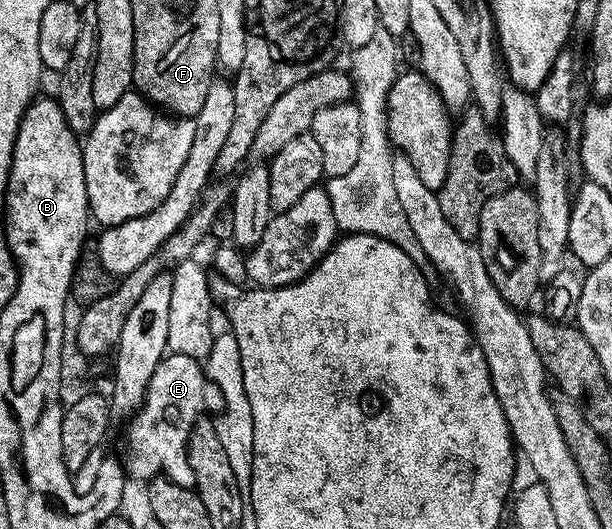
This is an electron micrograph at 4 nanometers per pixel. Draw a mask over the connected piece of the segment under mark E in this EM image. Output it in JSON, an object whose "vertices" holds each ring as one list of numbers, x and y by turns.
{"vertices":[[169,352,158,363,148,384,148,394,144,396,143,406,135,417,144,421,144,417,152,417,152,409,160,409,160,421,164,421,164,429,168,429,168,433,164,433,164,449,168,449,168,453,176,453,176,457,168,457,168,453,164,453,164,461,122,461,131,480,133,477,136,481,147,483,153,477,161,476,156,465,164,465,163,476,187,489,195,486,194,471,188,462,188,436,194,423,202,417,200,408,204,405,204,385,206,386,206,373,199,360]]}

